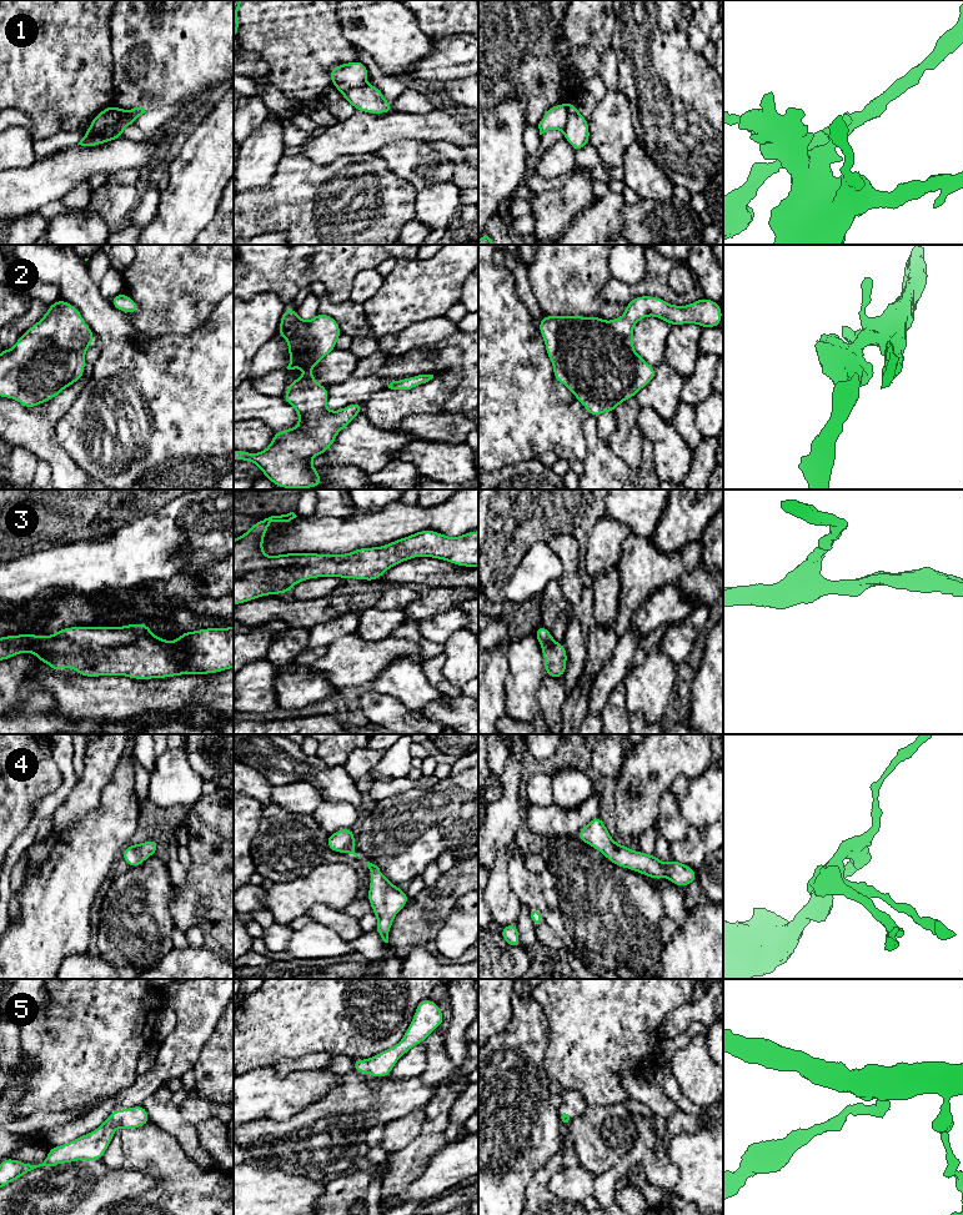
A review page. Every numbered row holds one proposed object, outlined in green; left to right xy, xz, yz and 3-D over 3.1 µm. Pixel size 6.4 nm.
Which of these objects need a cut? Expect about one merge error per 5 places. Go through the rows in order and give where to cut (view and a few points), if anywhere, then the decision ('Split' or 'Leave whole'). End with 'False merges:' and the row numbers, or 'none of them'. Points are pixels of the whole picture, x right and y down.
1: Split along xy (118, 108), (118, 118), (115, 120), (99, 131), (85, 136). Split
2: No split. Leave whole
3: No split. Leave whole
4: No split. Leave whole
5: No split. Leave whole
False merges: 1

